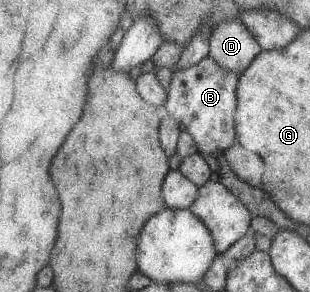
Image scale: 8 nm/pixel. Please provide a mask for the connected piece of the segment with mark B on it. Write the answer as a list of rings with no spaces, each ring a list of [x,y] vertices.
[[[207,55],[196,65],[171,73],[171,80],[166,90],[165,109],[181,129],[188,132],[202,155],[218,155],[230,147],[237,139],[235,132],[235,87],[239,73],[220,69]]]

